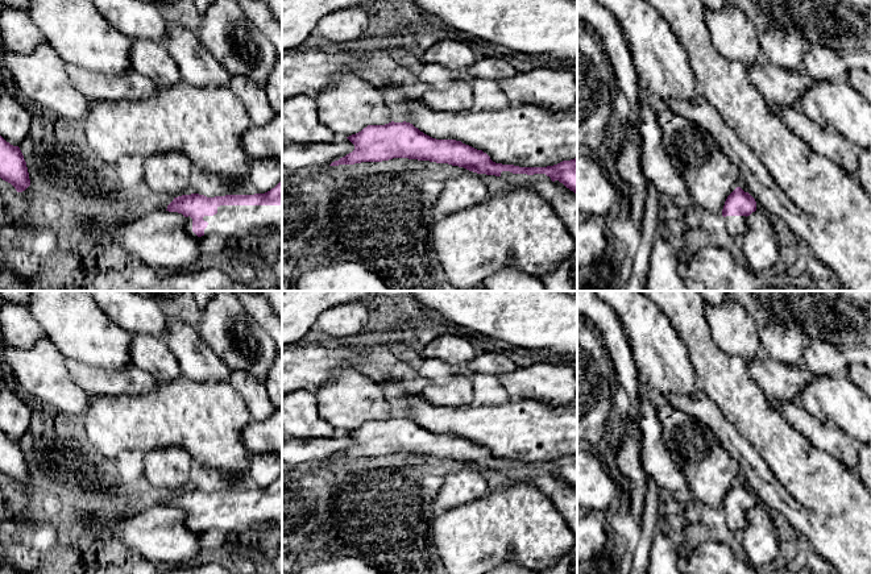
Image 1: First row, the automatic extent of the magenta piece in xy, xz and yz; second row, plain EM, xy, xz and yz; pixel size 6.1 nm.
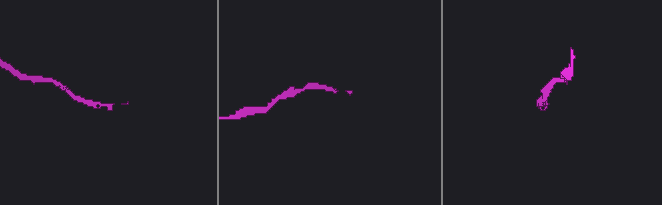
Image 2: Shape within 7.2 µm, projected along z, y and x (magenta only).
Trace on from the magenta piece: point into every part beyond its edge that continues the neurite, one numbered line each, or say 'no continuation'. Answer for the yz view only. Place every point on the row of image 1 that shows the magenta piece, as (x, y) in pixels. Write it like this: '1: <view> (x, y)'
1: yz (735, 225)

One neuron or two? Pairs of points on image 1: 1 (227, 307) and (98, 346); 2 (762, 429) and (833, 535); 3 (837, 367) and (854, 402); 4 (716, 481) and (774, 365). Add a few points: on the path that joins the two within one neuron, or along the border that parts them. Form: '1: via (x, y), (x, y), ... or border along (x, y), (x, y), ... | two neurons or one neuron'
1: border along (107, 316), (131, 335), (132, 362), (128, 366) | two neurons
2: via (788, 456), (833, 500), (833, 508) | one neuron
3: border along (813, 374), (824, 377), (846, 375) | two neurons
4: border along (710, 429), (735, 461), (742, 475) | two neurons

